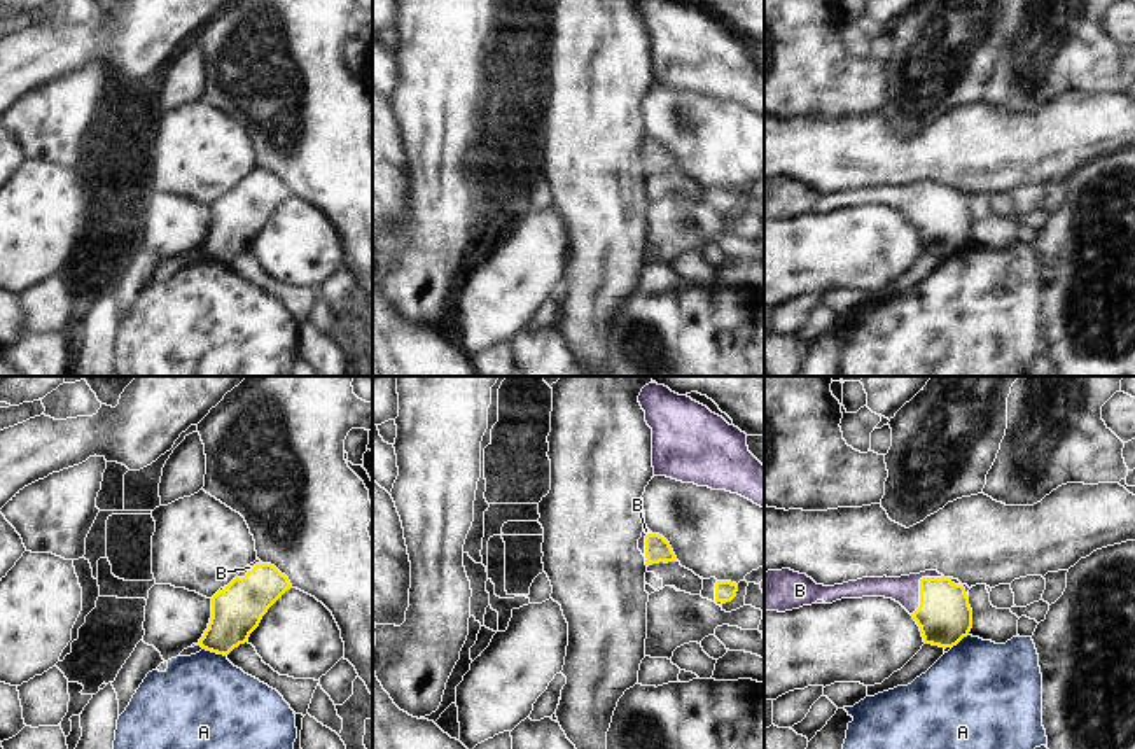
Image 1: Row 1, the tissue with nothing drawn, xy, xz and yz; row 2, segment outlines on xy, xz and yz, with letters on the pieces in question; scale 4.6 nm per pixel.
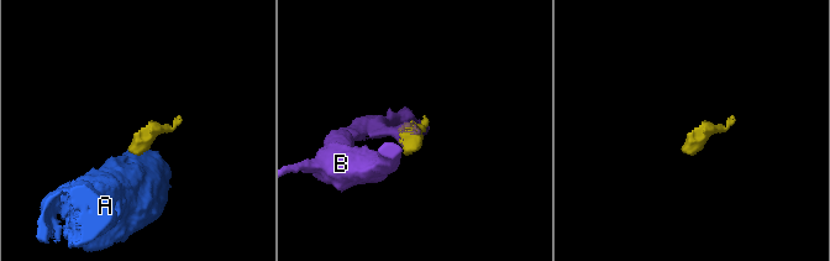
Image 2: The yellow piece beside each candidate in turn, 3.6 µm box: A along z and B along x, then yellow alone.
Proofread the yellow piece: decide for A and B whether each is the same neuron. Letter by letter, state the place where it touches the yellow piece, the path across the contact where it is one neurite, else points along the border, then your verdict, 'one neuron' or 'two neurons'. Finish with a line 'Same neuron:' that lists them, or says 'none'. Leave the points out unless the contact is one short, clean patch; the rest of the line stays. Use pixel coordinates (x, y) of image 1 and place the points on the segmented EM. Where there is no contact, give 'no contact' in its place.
A: meets yellow in xy at (215, 651); border along xy (203, 648), (226, 657); two neurons
B: meets yellow in yz at (920, 587); one neuron
Same neuron: B

